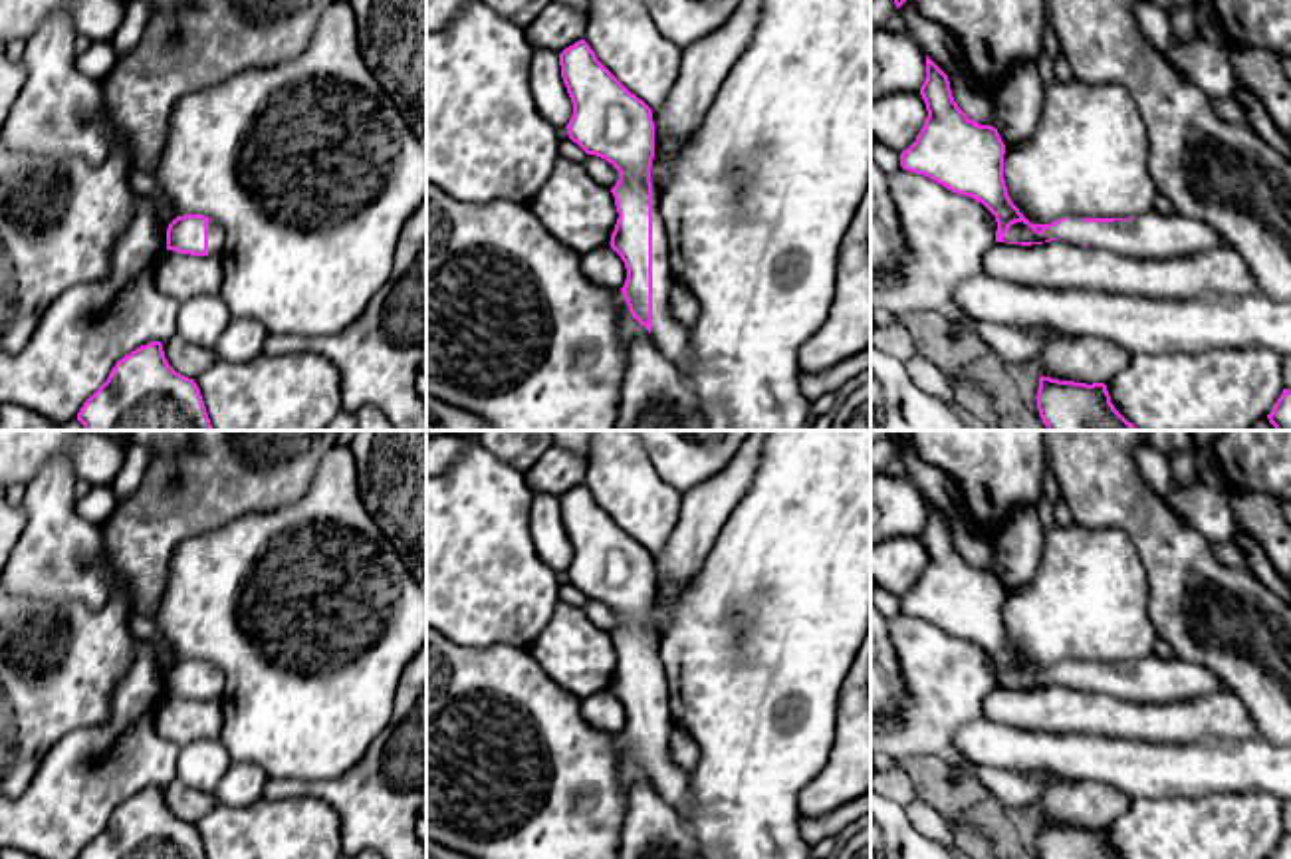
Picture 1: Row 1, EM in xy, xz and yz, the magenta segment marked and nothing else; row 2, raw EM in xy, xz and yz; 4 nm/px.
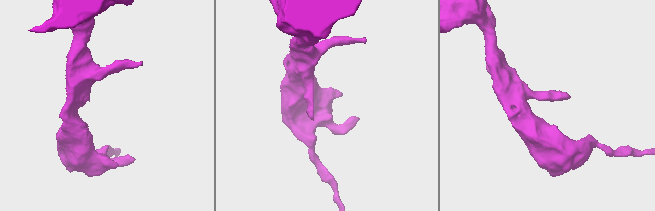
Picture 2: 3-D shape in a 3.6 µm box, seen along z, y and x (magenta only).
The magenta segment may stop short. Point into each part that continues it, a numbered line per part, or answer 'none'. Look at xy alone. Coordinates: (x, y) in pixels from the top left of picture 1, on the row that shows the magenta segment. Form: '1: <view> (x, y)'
1: xy (217, 237)

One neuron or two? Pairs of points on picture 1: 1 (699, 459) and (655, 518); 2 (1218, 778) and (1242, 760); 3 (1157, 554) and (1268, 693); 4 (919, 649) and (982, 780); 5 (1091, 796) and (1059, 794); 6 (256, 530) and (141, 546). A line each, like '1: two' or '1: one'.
1: two
2: one
3: one
4: one
5: one
6: two

